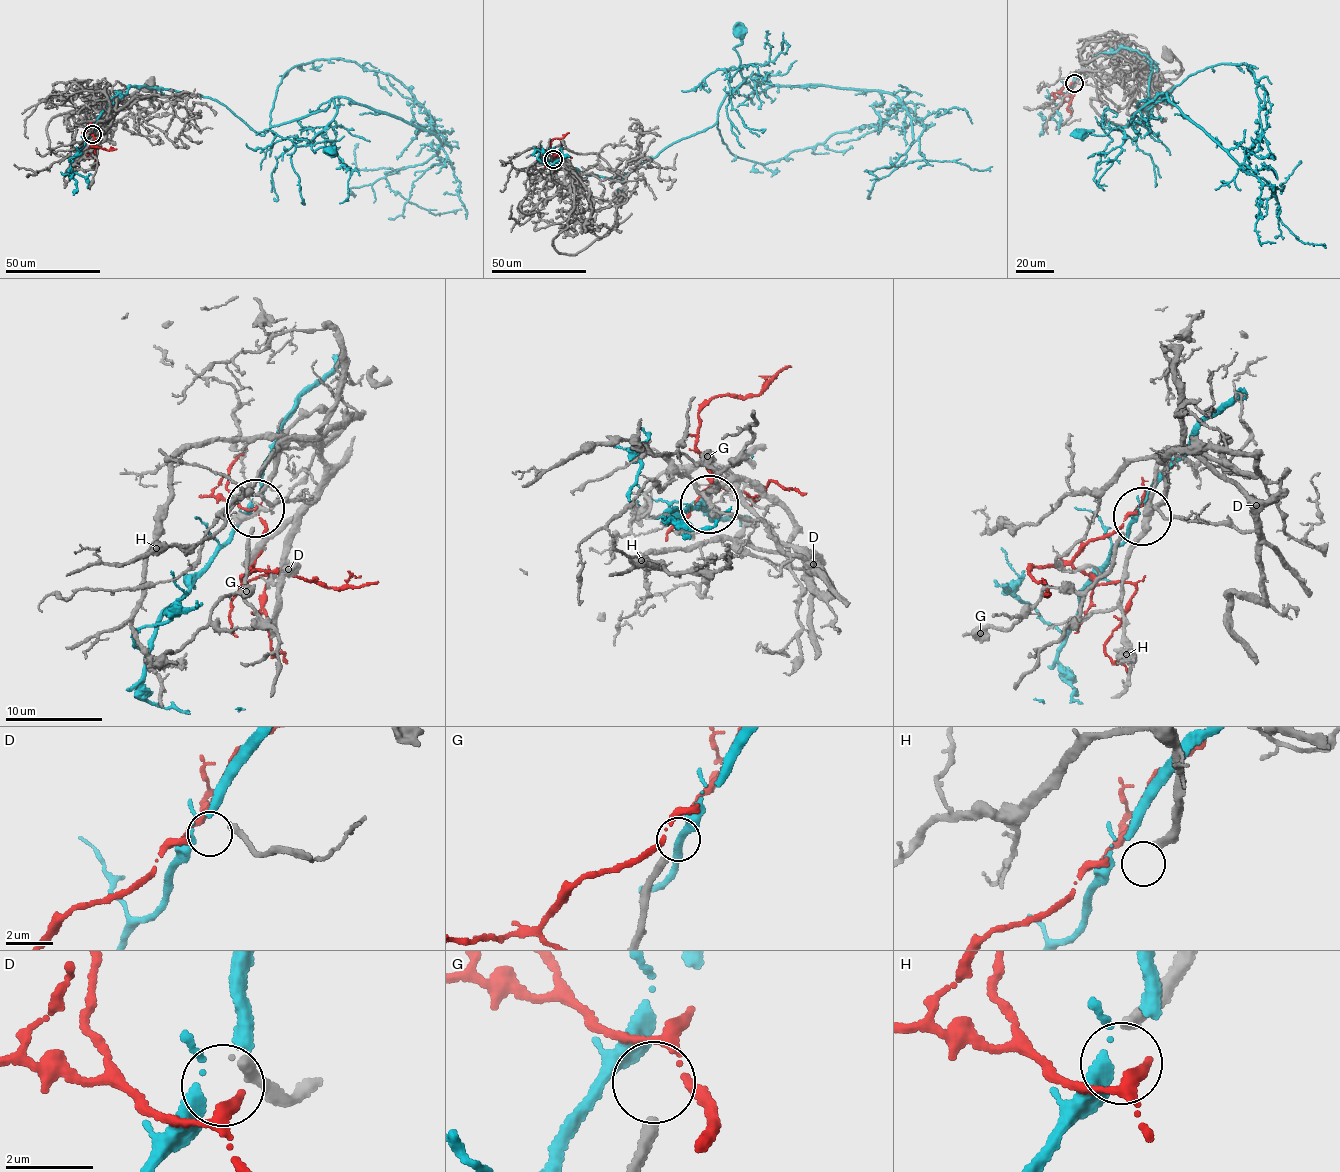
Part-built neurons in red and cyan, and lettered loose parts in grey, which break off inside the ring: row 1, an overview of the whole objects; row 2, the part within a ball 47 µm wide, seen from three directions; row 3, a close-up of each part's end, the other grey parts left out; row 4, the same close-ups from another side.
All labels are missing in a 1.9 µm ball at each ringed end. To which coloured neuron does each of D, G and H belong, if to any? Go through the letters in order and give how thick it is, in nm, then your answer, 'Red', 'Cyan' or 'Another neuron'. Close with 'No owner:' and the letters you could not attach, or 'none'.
D: Thickness 280 nm. Red
G: Thickness 280 nm. Cyan
H: Thickness 320 nm. Another neuron
No owner: H

